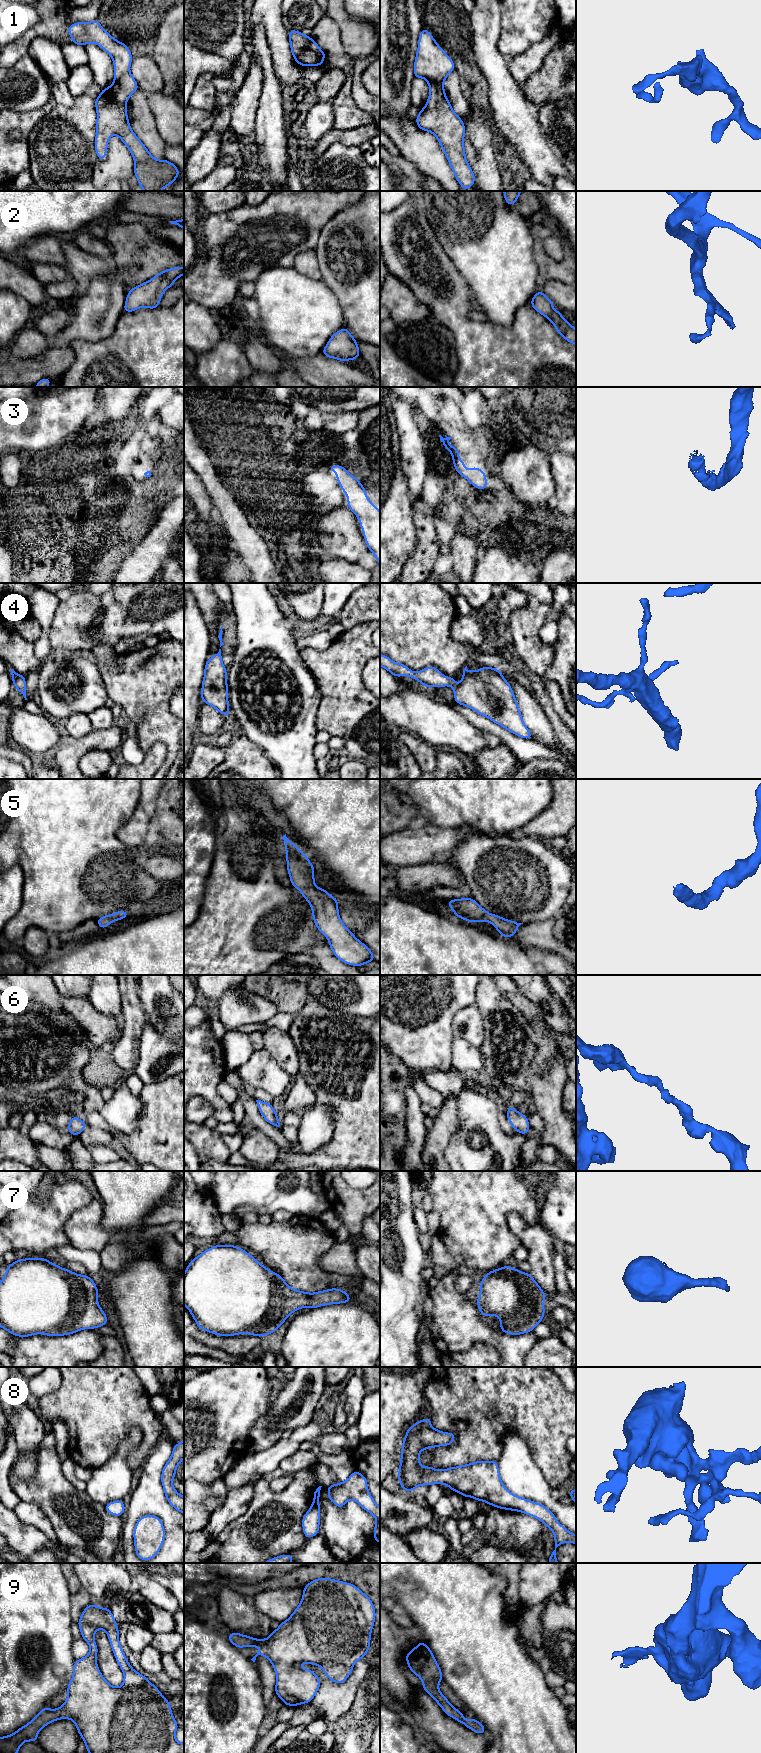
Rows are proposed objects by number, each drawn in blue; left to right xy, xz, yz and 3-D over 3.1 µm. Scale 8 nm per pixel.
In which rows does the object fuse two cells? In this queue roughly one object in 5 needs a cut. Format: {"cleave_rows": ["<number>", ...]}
{"cleave_rows": []}

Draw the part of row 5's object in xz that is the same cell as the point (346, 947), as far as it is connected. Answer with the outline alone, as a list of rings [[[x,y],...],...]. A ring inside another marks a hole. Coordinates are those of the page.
[[[286,834],[282,837],[286,850],[287,871],[291,885],[301,891],[301,895],[312,908],[313,921],[317,929],[327,938],[335,957],[354,966],[362,966],[375,961],[372,951],[350,931],[341,921],[338,899],[328,891],[315,885],[315,867]]]

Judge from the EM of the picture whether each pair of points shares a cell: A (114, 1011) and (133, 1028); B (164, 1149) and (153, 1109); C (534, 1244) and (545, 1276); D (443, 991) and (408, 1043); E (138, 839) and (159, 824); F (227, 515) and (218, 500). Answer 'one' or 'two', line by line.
A: two
B: one
C: one
D: one
E: two
F: one

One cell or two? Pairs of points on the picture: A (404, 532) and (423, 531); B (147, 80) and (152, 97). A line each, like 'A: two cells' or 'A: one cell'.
A: two cells
B: two cells

